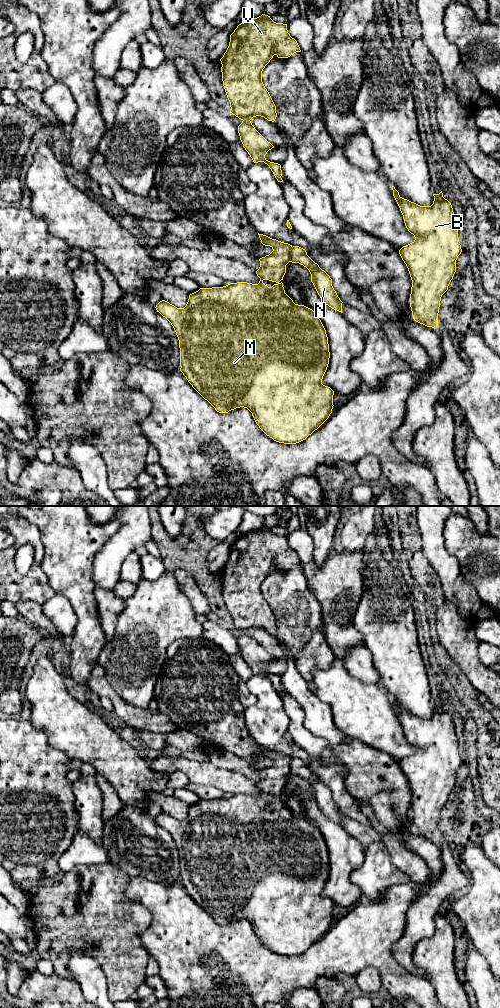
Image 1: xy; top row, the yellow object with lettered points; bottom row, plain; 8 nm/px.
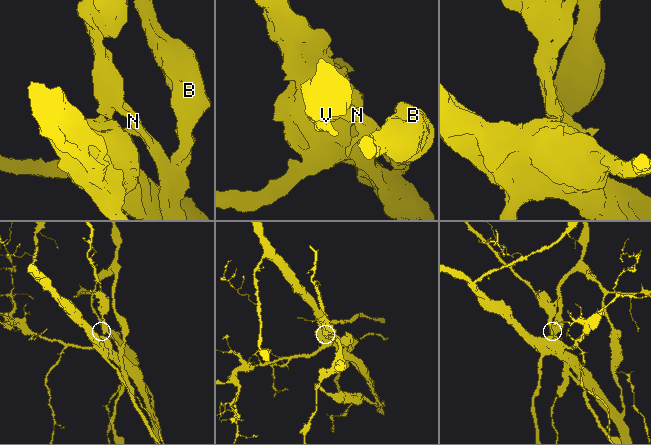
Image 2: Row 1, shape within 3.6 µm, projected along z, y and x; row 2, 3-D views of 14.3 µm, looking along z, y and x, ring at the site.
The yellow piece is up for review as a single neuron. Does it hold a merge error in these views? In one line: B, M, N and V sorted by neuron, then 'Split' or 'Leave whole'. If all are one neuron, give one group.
Groups: B M V / N. Split

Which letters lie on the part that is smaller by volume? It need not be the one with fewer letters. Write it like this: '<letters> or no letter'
N

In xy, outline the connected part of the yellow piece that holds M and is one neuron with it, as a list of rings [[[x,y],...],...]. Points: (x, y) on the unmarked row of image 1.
[[[259,746],[259,750],[261,752],[261,755],[265,758],[270,758],[273,763],[266,767],[265,769],[262,769],[259,771],[260,773],[260,779],[256,783],[257,788],[260,790],[260,793],[258,796],[252,796],[247,794],[237,794],[237,795],[230,795],[223,799],[212,799],[212,800],[200,800],[198,803],[192,805],[189,807],[188,814],[184,820],[177,820],[174,817],[170,816],[169,814],[162,812],[156,817],[156,822],[159,824],[163,829],[165,829],[173,838],[176,847],[179,852],[179,860],[180,860],[180,883],[183,885],[183,887],[186,889],[188,894],[192,897],[192,899],[205,911],[207,912],[217,924],[219,925],[228,925],[231,922],[234,922],[236,920],[244,919],[247,920],[251,925],[252,928],[256,934],[256,936],[259,938],[259,940],[270,950],[272,950],[274,953],[284,956],[296,956],[303,952],[305,952],[309,947],[311,947],[315,942],[317,942],[330,928],[333,921],[333,907],[334,903],[328,899],[322,896],[323,888],[327,882],[328,876],[329,876],[329,870],[330,870],[330,864],[329,864],[329,856],[328,856],[328,849],[326,846],[326,842],[317,828],[317,826],[310,820],[304,818],[304,817],[298,817],[293,814],[293,812],[285,805],[283,795],[281,794],[283,792],[283,789],[286,785],[286,777],[290,774],[290,764],[292,761],[292,757],[288,755],[284,755],[281,753],[278,753],[276,751],[272,751],[266,747]]]

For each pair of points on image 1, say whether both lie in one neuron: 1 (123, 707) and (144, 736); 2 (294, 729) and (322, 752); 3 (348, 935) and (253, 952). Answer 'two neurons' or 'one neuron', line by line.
1: two neurons
2: one neuron
3: one neuron

